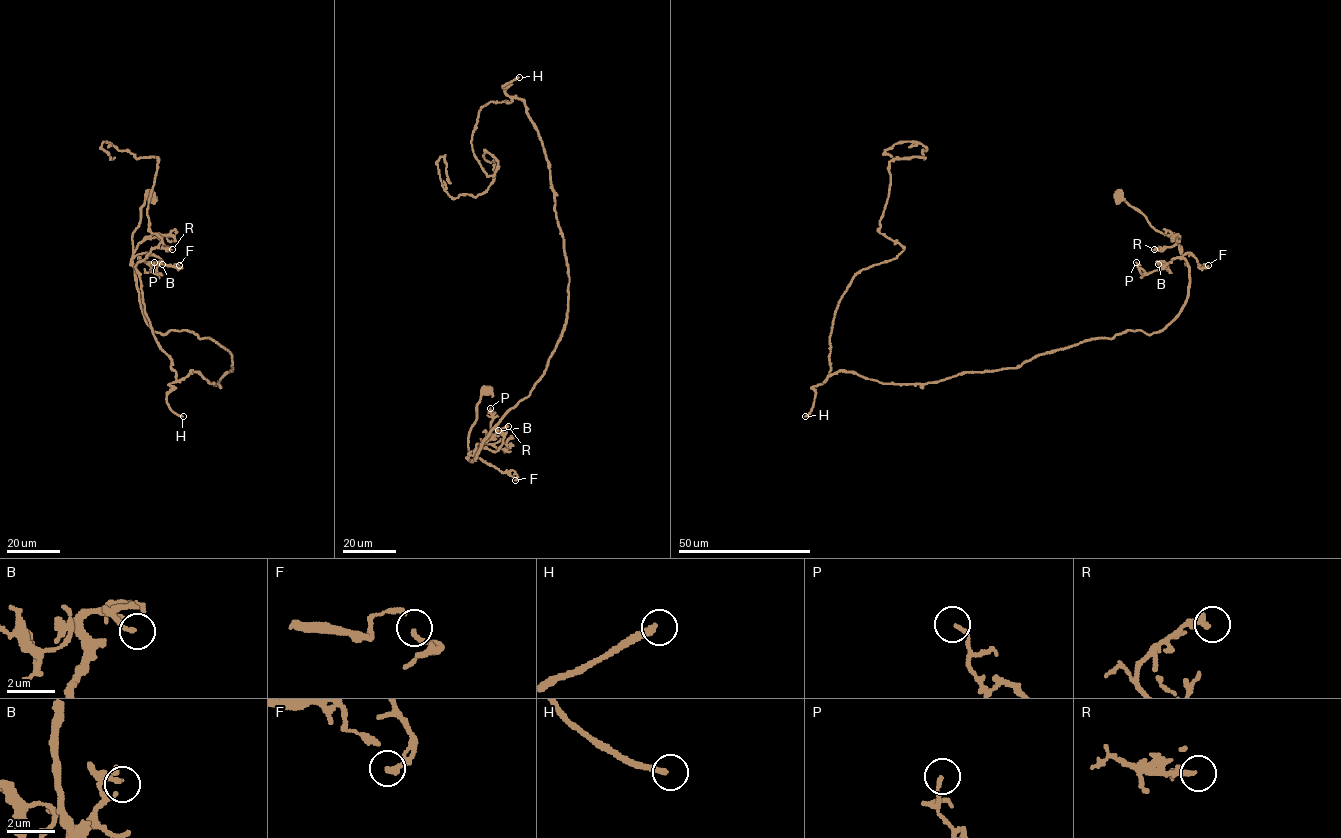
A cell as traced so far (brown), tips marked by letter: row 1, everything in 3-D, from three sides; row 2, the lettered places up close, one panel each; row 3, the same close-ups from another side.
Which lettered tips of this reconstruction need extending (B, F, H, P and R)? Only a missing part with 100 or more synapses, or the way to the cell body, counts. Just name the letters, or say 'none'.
H

